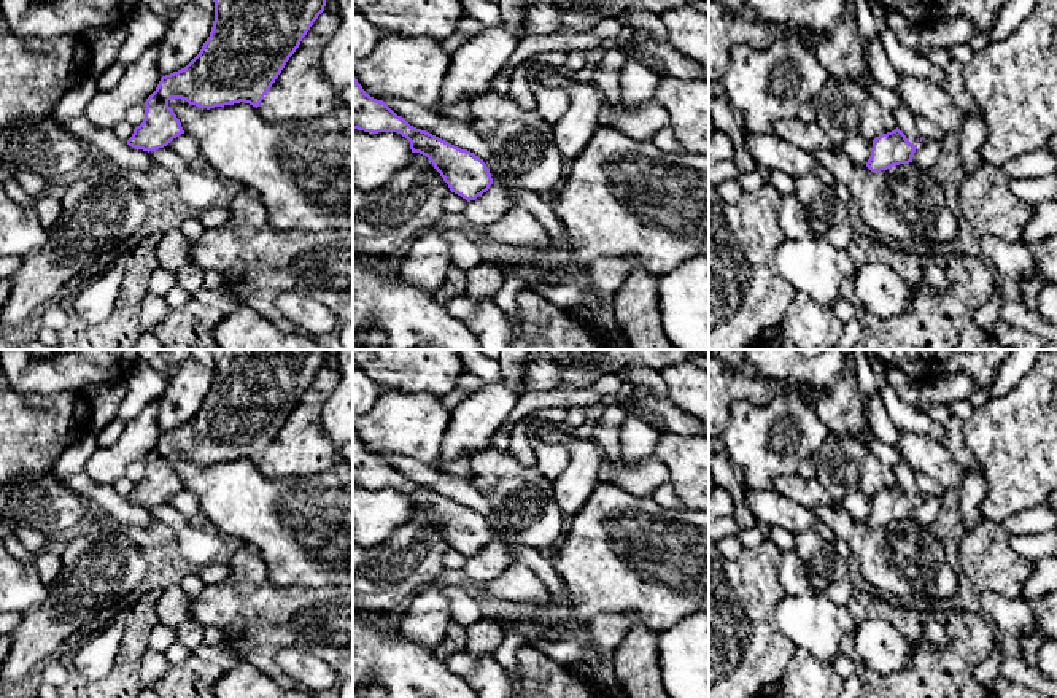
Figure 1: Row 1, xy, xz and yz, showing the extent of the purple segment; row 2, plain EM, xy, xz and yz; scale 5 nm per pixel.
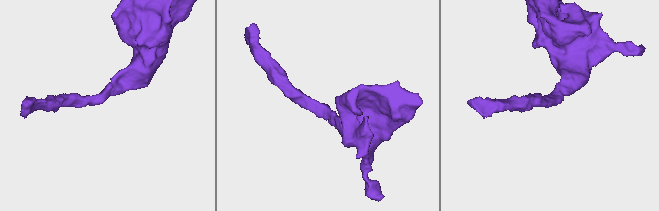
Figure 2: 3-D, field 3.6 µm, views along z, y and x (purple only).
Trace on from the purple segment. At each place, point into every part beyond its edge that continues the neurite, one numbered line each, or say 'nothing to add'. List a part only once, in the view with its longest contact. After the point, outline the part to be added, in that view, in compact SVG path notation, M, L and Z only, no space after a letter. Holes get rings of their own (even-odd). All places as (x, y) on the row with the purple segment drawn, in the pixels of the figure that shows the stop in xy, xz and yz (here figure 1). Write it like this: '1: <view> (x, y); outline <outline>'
nothing to add

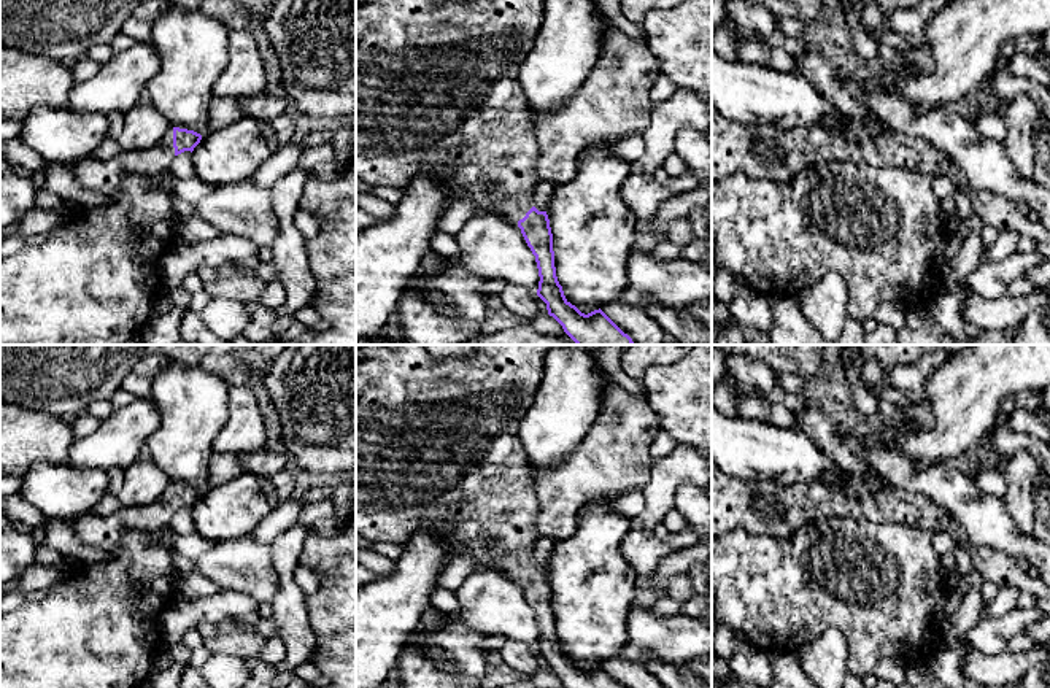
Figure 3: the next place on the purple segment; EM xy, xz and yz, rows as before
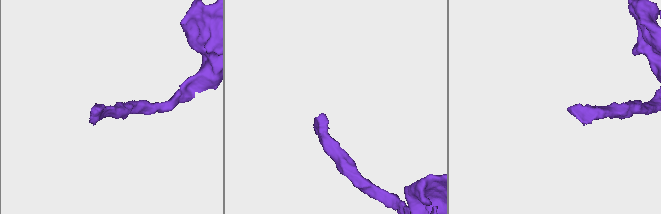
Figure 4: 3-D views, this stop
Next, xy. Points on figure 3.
1: xy (104, 175); outline M172 127L162 141L149 149L121 151L111 159L87 156L70 164L68 168L81 187L111 194L119 187L127 173L145 175L148 178L165 175L173 159Z

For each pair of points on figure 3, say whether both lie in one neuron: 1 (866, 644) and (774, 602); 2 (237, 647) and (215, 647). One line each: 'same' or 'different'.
1: same
2: same

